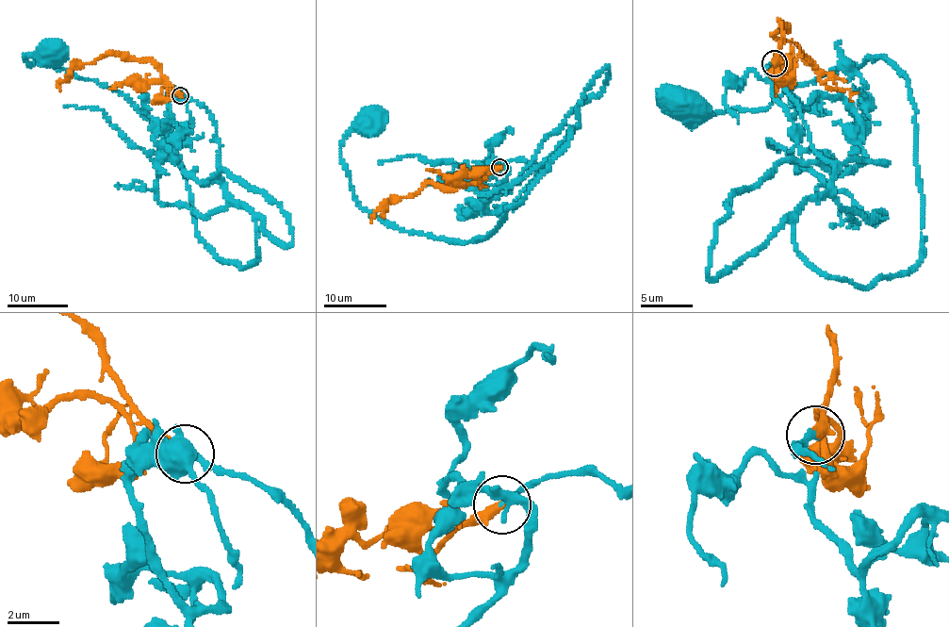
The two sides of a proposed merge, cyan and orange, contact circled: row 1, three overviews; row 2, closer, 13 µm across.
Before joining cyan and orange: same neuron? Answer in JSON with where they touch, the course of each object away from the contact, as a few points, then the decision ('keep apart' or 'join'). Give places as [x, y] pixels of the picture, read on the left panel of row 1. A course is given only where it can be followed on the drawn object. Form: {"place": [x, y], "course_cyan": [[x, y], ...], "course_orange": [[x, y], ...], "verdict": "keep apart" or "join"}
{"place": [180, 95], "course_cyan": [[180, 94], [210, 115], [224, 191], [256, 222], [243, 268], [201, 239], [152, 124], [24, 55], [52, 57]], "course_orange": [[180, 94], [155, 63], [110, 54], [94, 62], [76, 64], [66, 79], [59, 82], [59, 90]], "verdict": "join"}

